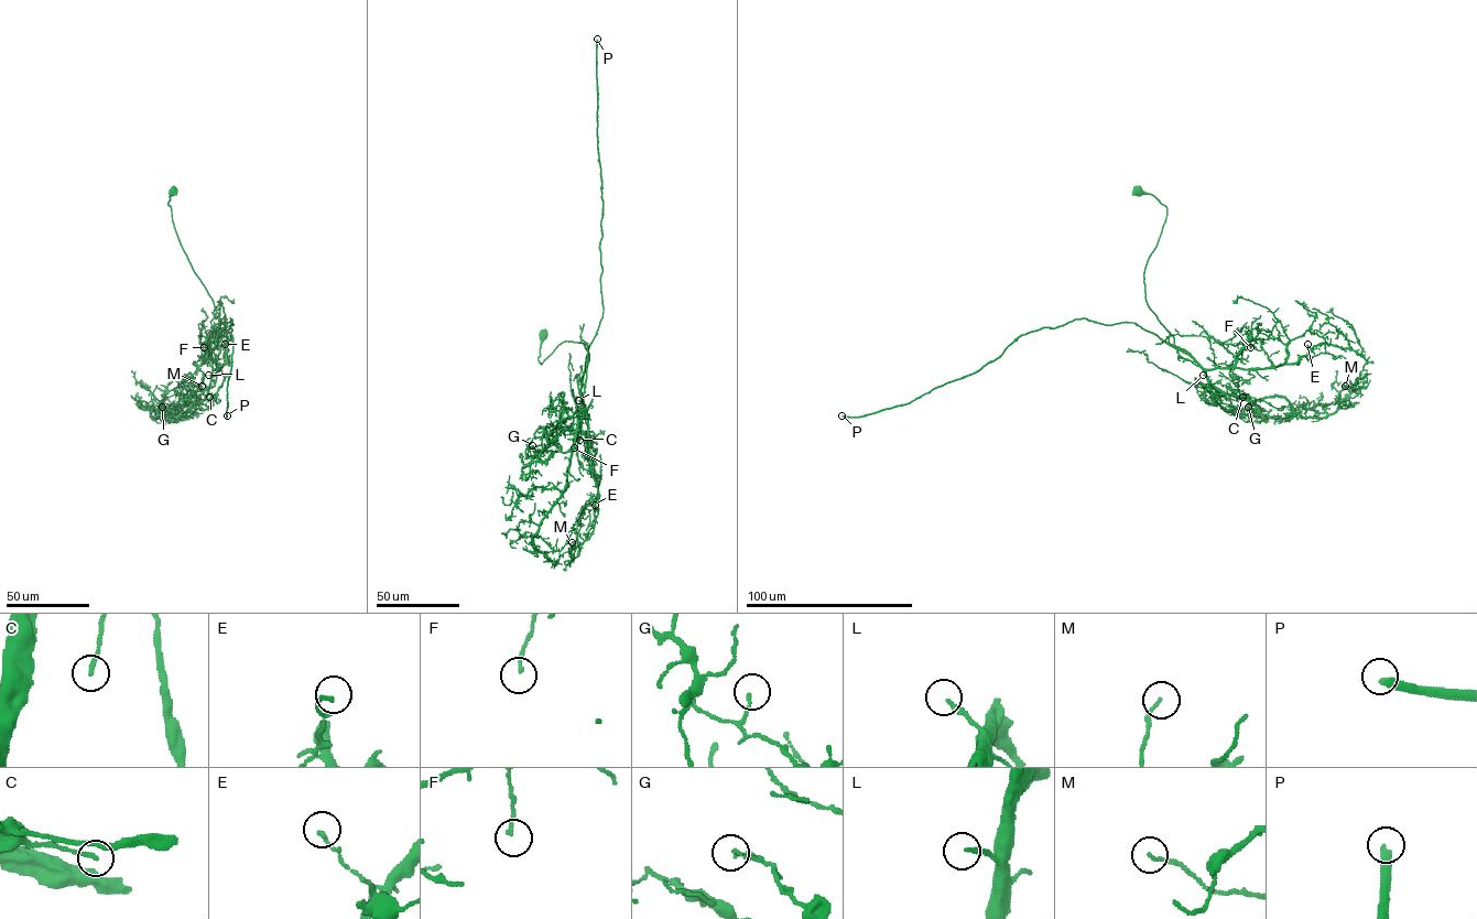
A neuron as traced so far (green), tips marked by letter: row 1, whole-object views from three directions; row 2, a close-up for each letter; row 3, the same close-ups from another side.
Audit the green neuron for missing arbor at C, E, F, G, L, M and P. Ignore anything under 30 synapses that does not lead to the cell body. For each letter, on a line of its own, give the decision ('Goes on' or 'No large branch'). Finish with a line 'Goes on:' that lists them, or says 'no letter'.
C: Goes on
E: No large branch
F: No large branch
G: No large branch
L: Goes on
M: No large branch
P: Goes on
Goes on: C, L, P

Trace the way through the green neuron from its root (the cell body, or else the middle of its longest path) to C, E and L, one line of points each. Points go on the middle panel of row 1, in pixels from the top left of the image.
C: (543, 335), (538, 358), (541, 364), (565, 341), (582, 342), (589, 353), (580, 389), (579, 440)
E: (543, 335), (541, 364), (565, 341), (582, 342), (589, 353), (580, 393), (598, 497), (595, 505)
L: (543, 335), (538, 358), (541, 364), (565, 341), (582, 342), (589, 353), (580, 389), (582, 401), (578, 400)

